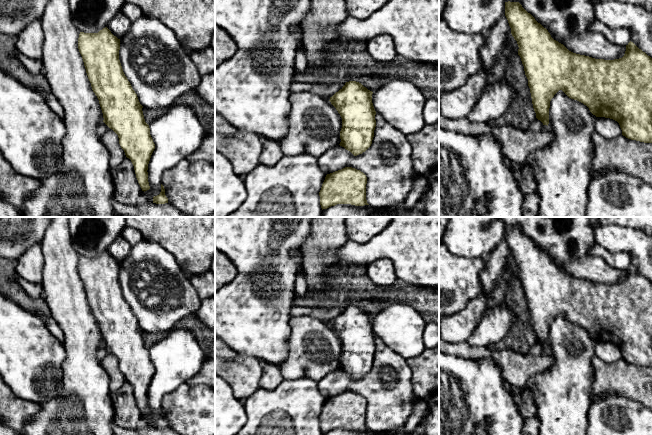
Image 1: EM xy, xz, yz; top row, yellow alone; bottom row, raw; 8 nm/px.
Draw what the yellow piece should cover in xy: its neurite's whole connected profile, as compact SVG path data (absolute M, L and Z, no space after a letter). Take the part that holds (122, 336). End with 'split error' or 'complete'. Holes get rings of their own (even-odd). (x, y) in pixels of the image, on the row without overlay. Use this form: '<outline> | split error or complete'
M105 251L98 257L80 256L78 273L91 311L99 324L103 346L119 362L134 390L142 413L150 413L148 388L155 373L137 318L125 300L120 284L120 263Z | complete

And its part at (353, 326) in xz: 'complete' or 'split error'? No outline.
complete

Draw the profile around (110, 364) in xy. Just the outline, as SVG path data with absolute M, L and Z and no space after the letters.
M110 352L100 360L103 369L110 377L110 390L112 393L116 392L126 382L124 374L119 368L118 359Z

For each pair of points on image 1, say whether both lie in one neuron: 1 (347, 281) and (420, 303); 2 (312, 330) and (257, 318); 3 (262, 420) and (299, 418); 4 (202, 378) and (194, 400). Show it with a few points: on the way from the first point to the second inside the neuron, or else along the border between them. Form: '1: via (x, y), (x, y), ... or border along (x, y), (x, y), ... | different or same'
1: via (365, 294), (402, 295) | same
2: border along (291, 317), (289, 320), (290, 335), (286, 348) | different
3: via (271, 420), (290, 420) | same
4: border along (186, 382), (191, 385), (204, 385) | different

